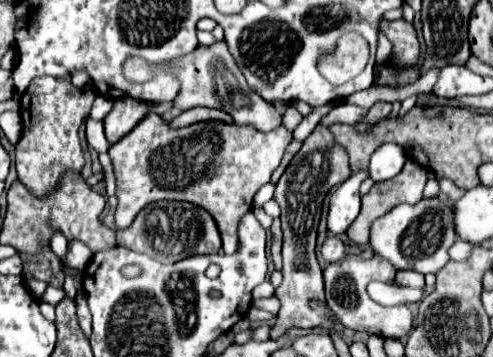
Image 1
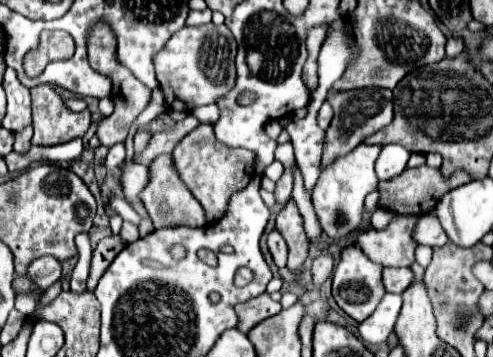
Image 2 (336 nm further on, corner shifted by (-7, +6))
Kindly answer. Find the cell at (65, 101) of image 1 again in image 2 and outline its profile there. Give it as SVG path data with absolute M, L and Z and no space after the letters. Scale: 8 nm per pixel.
M48 84L32 88L32 144L54 146L82 138L90 128L90 110L72 112Z

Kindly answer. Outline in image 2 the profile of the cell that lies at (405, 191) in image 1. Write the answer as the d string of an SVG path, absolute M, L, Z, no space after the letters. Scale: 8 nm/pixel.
M428 164L418 166L418 168L406 168L404 174L398 174L396 178L388 182L380 182L378 192L380 192L380 208L388 208L396 214L412 214L412 216L424 216L434 210L438 200L450 192L452 188L458 188L466 182L470 182L472 176L464 170L456 170L450 178L444 178L440 168L430 168Z

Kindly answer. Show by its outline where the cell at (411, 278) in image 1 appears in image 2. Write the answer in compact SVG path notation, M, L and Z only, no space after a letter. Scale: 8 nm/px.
M384 268L384 288L392 294L402 294L414 282L410 268Z

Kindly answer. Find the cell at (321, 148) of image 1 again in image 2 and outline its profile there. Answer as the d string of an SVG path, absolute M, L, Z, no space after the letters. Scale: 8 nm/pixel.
M360 88L346 92L328 92L328 102L334 108L334 118L326 130L326 146L322 156L322 168L332 164L334 158L354 150L364 138L372 136L380 128L392 122L392 92L386 88Z

